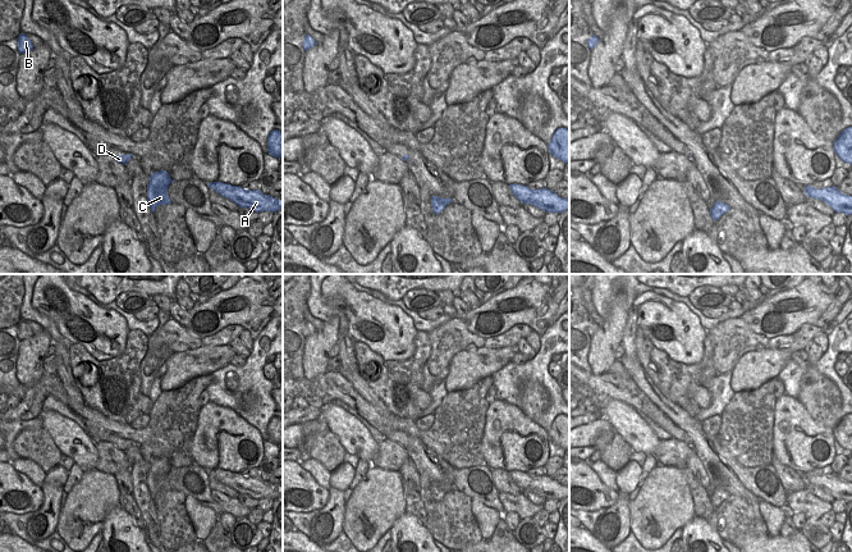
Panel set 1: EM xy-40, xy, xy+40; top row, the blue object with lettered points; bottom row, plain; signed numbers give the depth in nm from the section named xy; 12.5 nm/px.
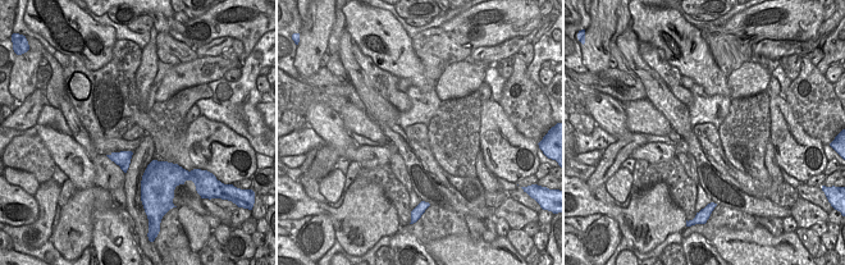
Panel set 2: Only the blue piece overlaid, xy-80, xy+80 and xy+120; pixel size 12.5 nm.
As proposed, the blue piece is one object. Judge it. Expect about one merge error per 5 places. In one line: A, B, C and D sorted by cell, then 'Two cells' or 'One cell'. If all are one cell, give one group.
Groups: A B C D. One cell

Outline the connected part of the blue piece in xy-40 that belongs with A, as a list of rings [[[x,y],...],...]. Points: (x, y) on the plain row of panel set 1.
[[[212,469],[207,471],[223,484],[235,489],[239,494],[248,494],[256,499],[275,499],[283,496],[283,487],[276,487],[270,482],[264,482],[260,476],[243,476],[241,473],[232,473],[223,469]]]

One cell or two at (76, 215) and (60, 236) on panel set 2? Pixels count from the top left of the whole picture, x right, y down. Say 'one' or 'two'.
one

